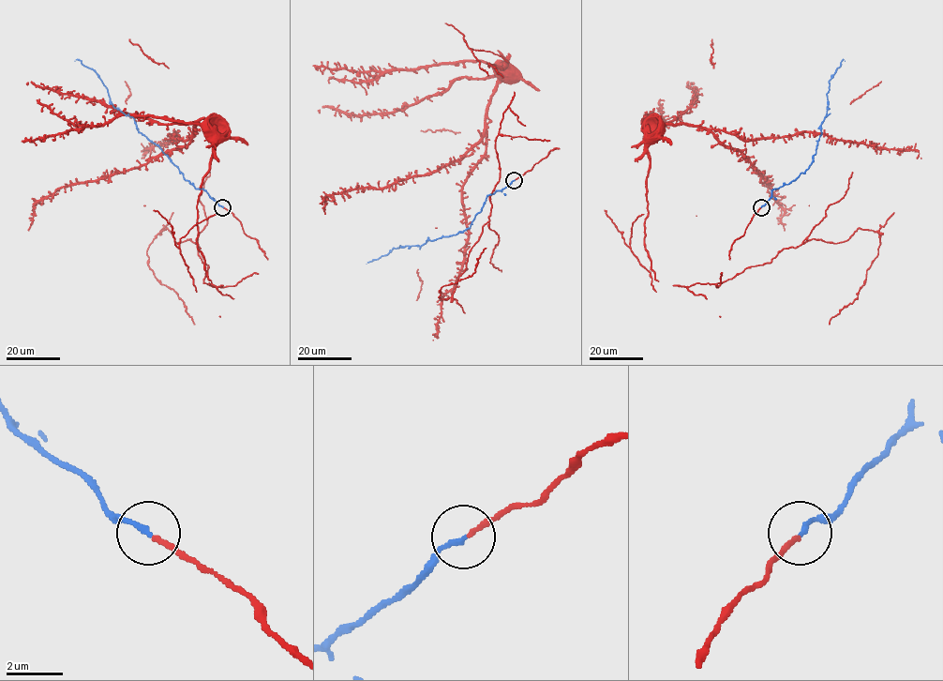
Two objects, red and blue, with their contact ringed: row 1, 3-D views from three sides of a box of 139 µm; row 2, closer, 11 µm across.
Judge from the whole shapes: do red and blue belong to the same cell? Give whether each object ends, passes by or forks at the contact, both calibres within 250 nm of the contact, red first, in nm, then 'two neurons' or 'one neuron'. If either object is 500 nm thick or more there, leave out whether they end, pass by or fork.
red ends; blue ends; calibres 160 and 180 nm; one neuron

